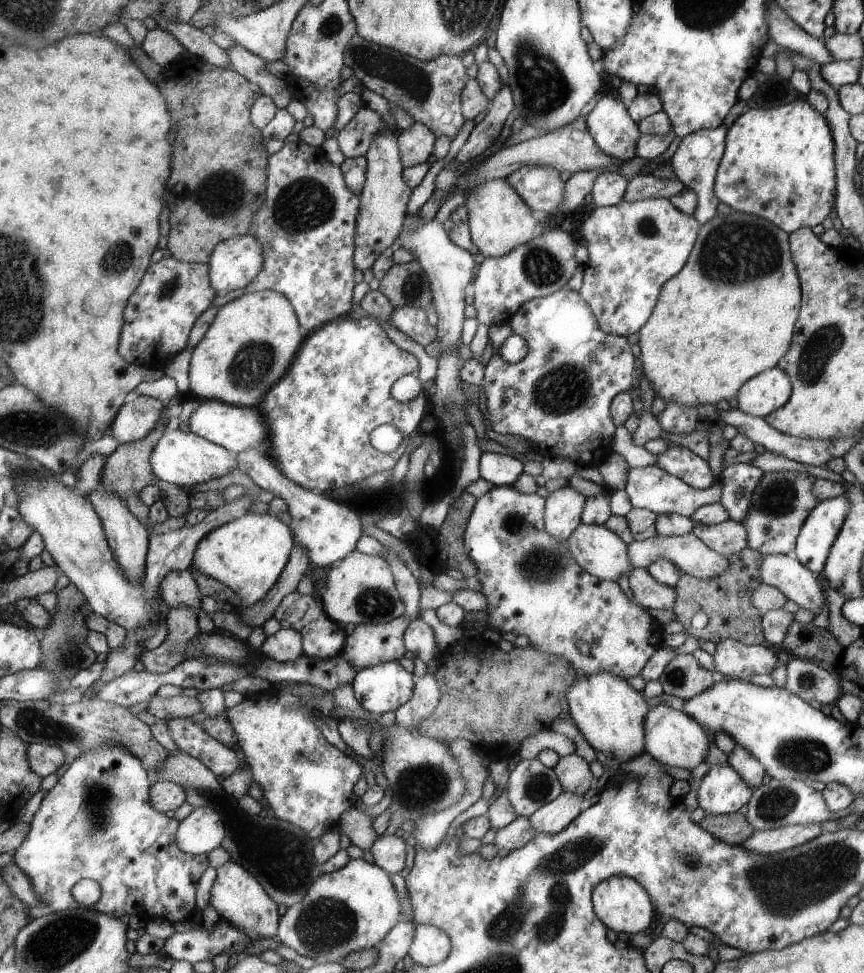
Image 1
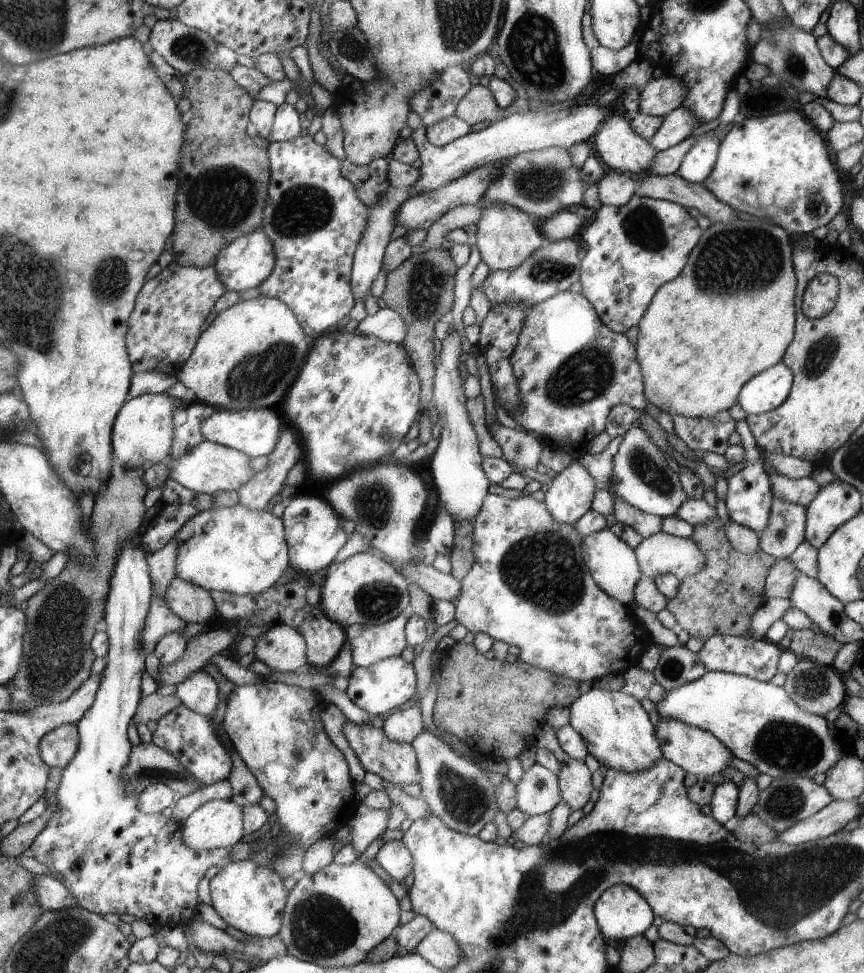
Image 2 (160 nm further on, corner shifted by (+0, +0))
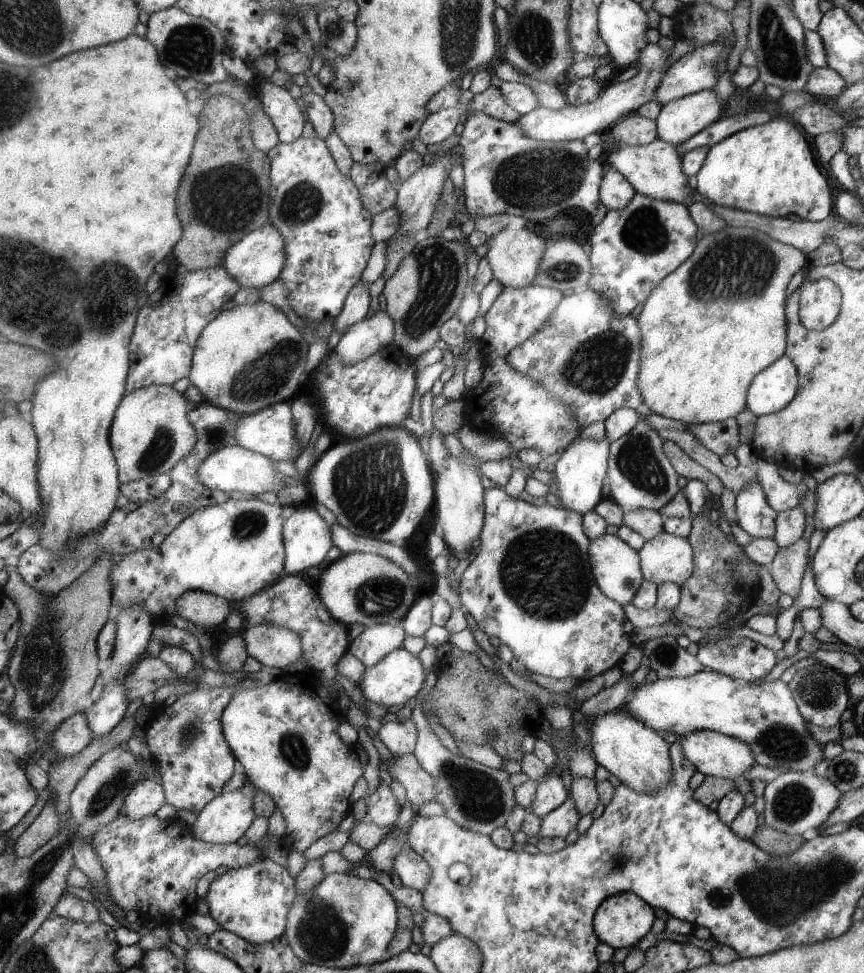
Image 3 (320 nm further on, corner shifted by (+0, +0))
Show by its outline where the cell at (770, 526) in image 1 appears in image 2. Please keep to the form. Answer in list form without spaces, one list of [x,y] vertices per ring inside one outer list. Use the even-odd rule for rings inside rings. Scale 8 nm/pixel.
[[[773,494],[770,512],[767,528],[758,534],[758,548],[776,559],[787,558],[805,540],[806,507],[779,500]]]

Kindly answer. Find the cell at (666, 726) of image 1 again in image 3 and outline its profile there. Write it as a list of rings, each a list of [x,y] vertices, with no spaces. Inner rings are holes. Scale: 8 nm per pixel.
[[[703,729],[683,735],[677,738],[677,741],[680,742],[683,756],[686,756],[687,760],[690,760],[697,771],[704,776],[734,779],[755,765],[754,754],[750,746],[745,741],[741,742],[739,739],[725,736],[723,733]]]

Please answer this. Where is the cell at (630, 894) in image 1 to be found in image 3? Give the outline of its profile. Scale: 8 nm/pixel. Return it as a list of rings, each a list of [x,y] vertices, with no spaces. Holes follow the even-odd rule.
[[[620,892],[608,896],[595,911],[594,932],[599,943],[604,943],[615,949],[636,946],[637,942],[649,933],[653,924],[653,907],[647,904],[642,897],[634,895],[633,892]]]

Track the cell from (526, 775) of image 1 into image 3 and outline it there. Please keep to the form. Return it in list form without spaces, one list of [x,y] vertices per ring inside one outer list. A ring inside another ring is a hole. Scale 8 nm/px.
[[[545,774],[536,780],[530,812],[541,818],[563,804],[567,798],[569,798],[568,791],[565,790],[561,779],[555,775]]]

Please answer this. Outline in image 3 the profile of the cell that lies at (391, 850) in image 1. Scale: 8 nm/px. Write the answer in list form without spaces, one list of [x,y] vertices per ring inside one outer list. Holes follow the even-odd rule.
[[[400,851],[394,860],[392,872],[397,874],[402,886],[423,891],[430,879],[430,868],[415,851]]]

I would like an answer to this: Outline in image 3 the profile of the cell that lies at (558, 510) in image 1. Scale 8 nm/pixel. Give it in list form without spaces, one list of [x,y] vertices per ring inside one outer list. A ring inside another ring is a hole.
[[[605,438],[602,440],[574,440],[565,450],[558,454],[558,460],[554,463],[555,470],[552,472],[557,482],[556,498],[561,502],[562,507],[579,513],[583,516],[601,499],[601,486],[606,477],[608,462],[608,447],[610,442]]]

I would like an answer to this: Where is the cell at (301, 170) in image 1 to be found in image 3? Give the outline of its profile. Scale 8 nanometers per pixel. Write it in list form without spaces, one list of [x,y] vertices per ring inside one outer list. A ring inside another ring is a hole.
[[[318,137],[299,138],[293,143],[280,143],[268,156],[272,162],[270,223],[283,234],[287,259],[279,280],[289,288],[291,306],[304,321],[332,320],[342,311],[350,289],[360,276],[374,246],[371,224],[374,216],[363,208],[358,189],[335,165],[327,146]]]

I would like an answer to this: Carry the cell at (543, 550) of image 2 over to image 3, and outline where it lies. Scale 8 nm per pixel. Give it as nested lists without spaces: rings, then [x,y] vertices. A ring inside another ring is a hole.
[[[491,488],[485,490],[484,516],[482,530],[477,538],[479,544],[479,553],[471,560],[465,570],[460,574],[459,580],[459,600],[465,610],[474,618],[475,624],[488,636],[497,637],[500,644],[505,644],[511,649],[513,658],[518,660],[526,670],[533,674],[549,676],[549,678],[565,678],[571,676],[579,682],[593,678],[605,670],[618,666],[621,656],[631,646],[631,629],[633,625],[625,617],[621,605],[610,597],[605,596],[598,587],[594,579],[593,568],[590,564],[590,555],[588,552],[590,539],[585,535],[582,527],[582,516],[579,513],[552,507],[551,505],[536,506],[528,502],[521,501],[517,497],[510,497],[505,490]]]

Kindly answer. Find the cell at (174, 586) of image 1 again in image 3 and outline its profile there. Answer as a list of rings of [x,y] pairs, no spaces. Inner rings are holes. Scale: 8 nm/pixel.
[[[189,590],[178,598],[177,614],[199,628],[217,628],[231,614],[234,604],[219,595]]]

